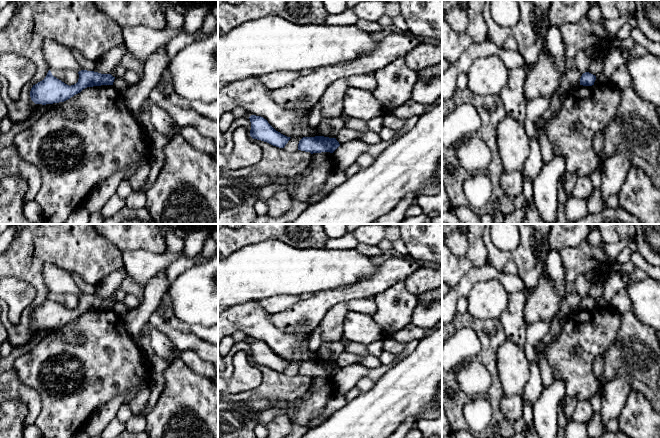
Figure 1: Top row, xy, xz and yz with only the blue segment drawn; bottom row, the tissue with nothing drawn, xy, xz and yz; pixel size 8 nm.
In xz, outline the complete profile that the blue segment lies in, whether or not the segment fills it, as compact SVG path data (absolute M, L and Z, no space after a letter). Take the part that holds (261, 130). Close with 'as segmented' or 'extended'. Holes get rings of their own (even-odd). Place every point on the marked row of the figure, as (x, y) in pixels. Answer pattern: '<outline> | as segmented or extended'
M251 115L249 119L251 122L250 136L253 139L267 142L279 148L284 148L291 138L276 131L268 121L261 116Z | as segmented

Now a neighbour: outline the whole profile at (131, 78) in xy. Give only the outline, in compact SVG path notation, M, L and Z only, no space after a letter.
M126 70L122 78L129 87L138 84L141 80L139 75L134 70Z

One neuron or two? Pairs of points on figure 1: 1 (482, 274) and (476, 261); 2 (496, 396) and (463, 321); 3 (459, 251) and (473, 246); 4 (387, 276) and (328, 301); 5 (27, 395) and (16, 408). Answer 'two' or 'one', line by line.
1: two
2: one
3: two
4: one
5: two

